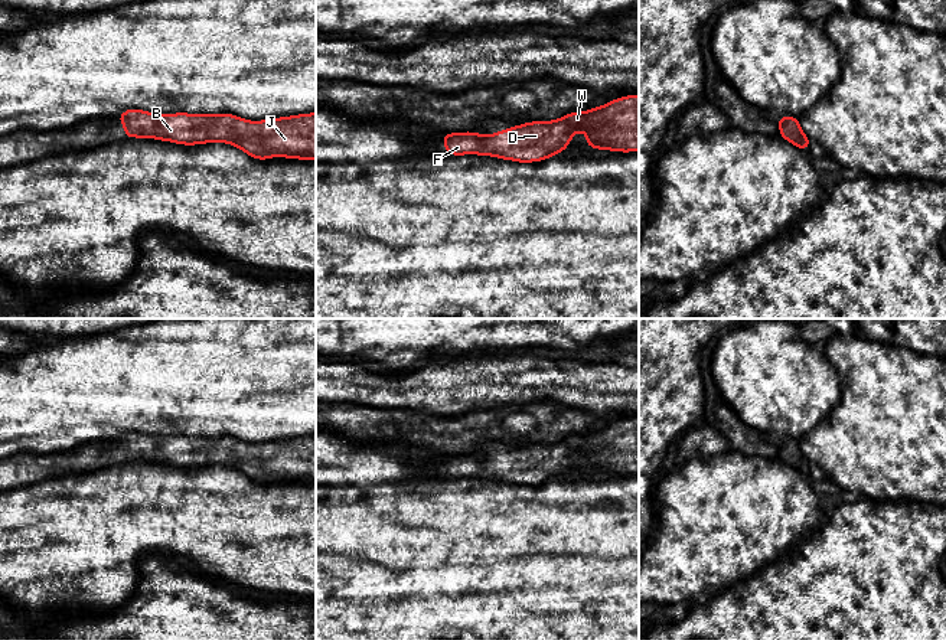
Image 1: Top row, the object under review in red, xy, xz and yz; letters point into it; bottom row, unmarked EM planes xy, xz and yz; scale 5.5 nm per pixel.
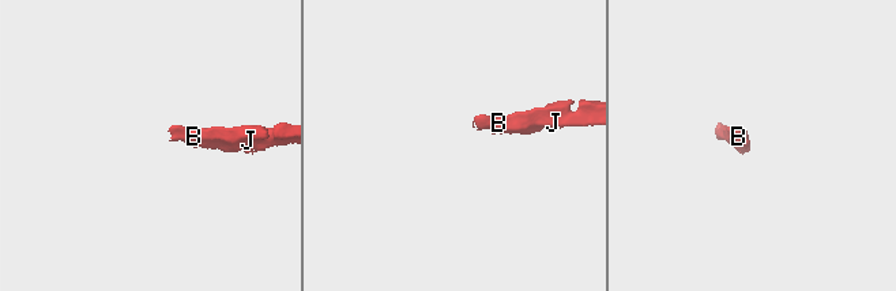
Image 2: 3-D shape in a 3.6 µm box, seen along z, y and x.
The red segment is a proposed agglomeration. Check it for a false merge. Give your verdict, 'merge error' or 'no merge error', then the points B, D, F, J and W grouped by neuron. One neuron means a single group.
no merge error; B D F J W

